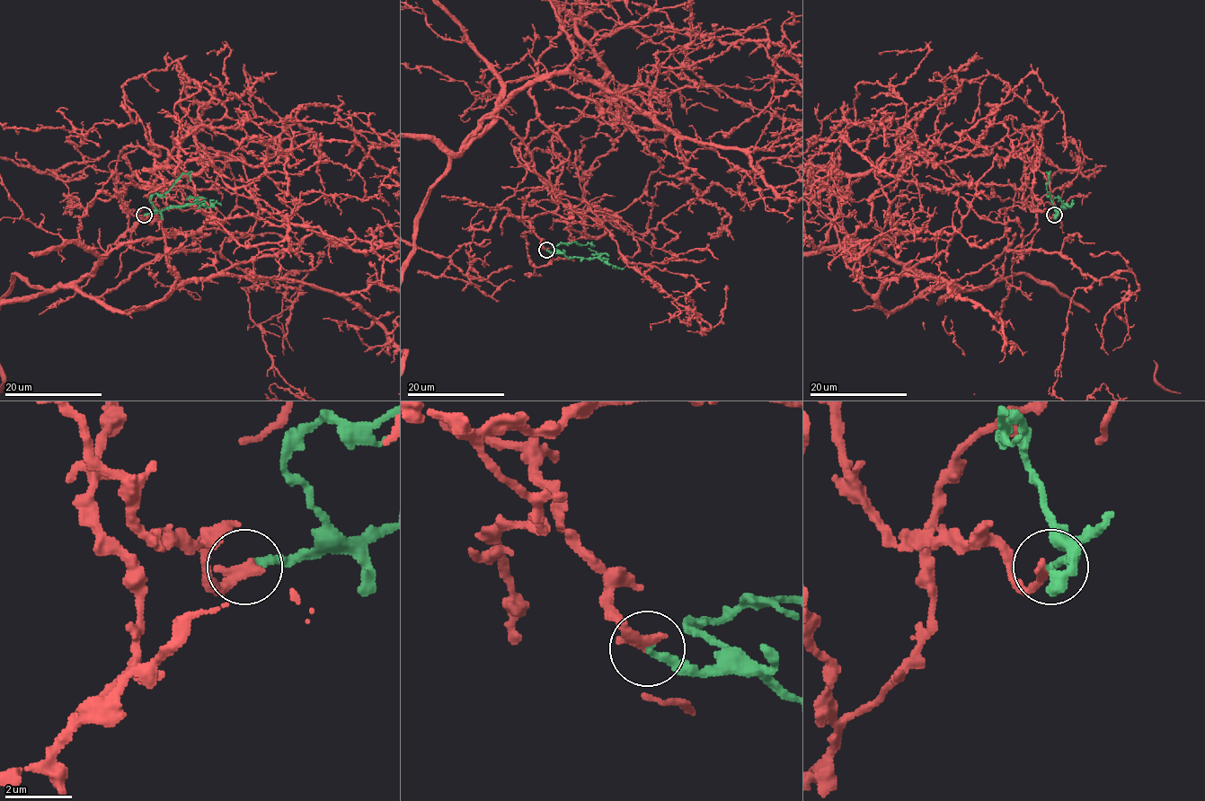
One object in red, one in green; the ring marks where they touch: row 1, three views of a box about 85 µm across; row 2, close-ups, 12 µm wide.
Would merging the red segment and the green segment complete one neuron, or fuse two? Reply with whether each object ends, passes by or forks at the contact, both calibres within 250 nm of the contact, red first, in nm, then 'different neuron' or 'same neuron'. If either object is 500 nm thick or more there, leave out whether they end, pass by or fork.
red ends there; green ends there; 360 nm thick on the red side, 220 nm on the other; same neuron

